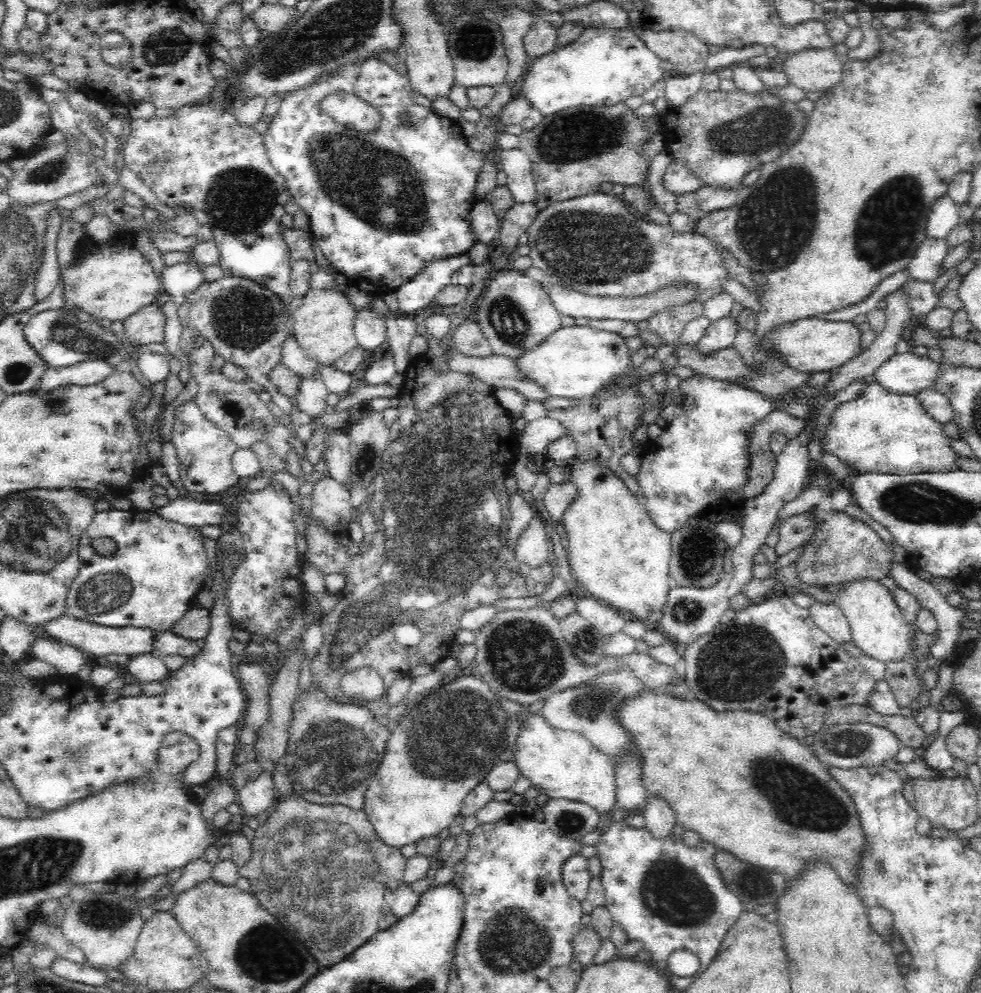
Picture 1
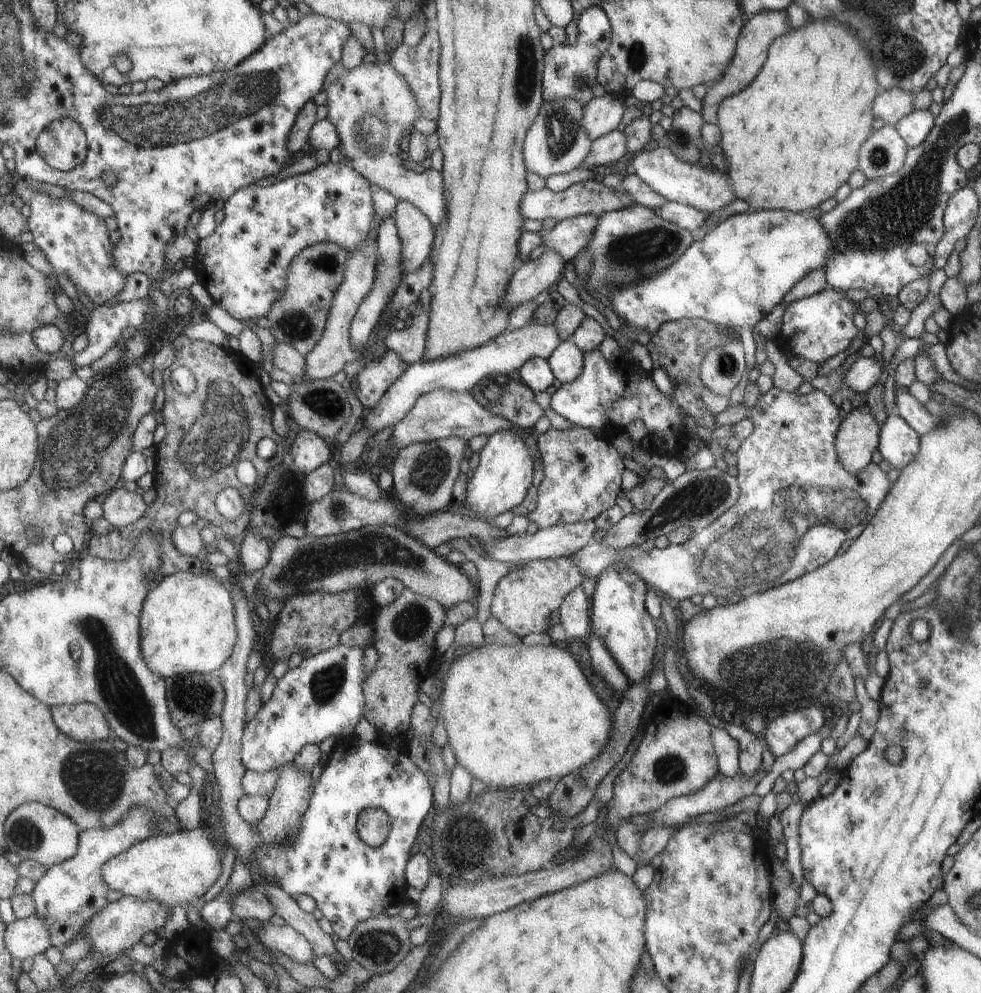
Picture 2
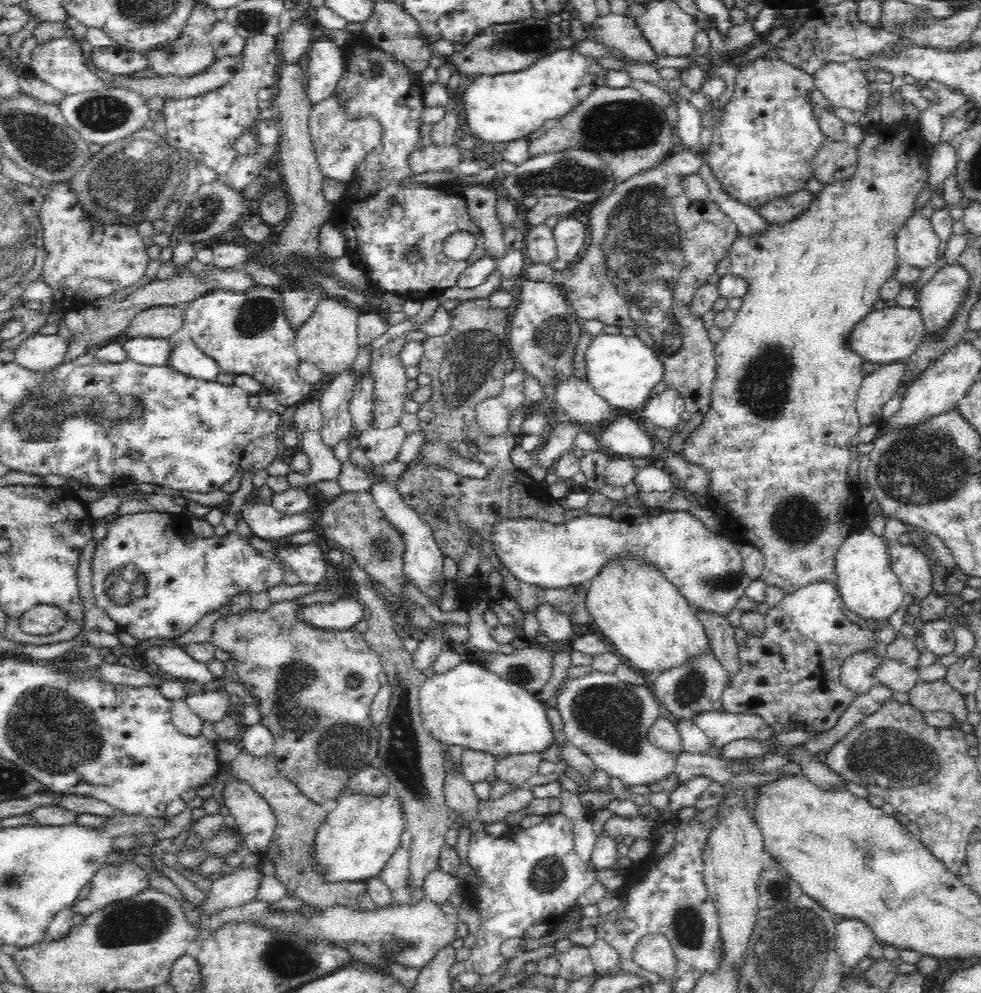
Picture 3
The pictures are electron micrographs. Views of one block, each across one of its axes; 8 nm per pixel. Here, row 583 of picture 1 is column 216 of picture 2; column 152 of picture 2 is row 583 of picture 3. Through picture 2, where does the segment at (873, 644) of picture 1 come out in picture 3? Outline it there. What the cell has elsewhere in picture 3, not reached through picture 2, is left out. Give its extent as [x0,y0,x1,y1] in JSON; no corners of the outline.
[835,530,906,622]

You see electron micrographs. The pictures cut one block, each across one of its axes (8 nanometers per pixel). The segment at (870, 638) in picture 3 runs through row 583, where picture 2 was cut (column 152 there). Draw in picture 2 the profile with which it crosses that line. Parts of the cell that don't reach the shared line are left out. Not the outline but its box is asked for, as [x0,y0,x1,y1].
[33,807,157,949]

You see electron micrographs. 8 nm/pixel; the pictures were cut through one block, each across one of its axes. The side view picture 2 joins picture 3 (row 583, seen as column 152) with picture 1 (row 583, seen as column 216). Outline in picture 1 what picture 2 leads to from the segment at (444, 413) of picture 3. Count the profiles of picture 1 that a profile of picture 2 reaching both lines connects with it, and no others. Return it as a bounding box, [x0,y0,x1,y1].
[303,301,526,703]

